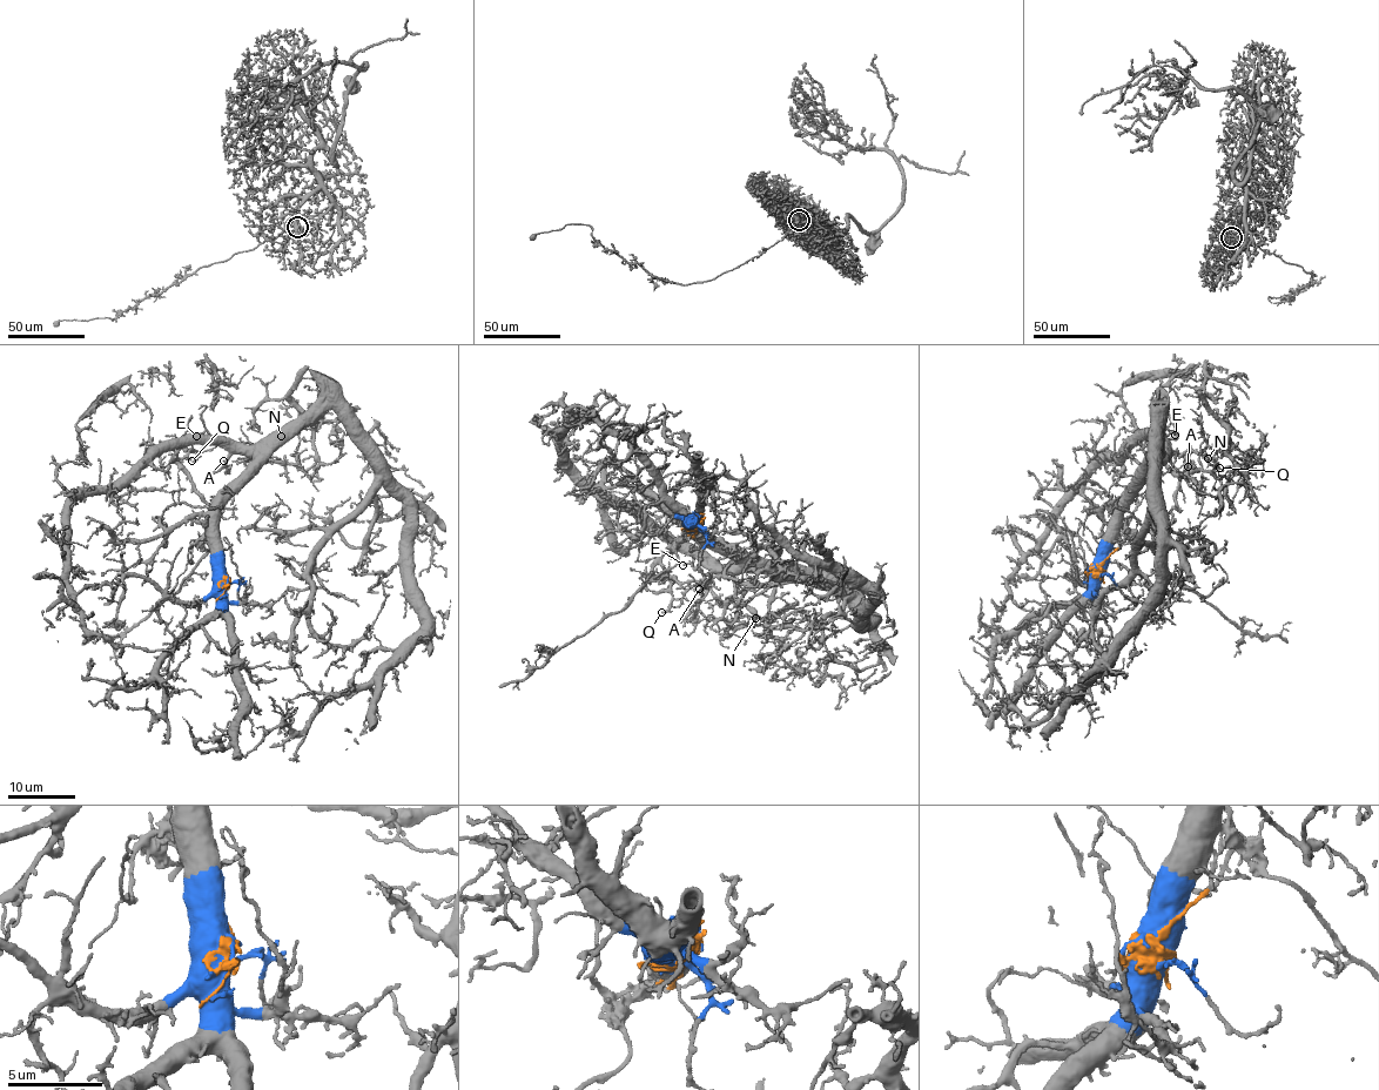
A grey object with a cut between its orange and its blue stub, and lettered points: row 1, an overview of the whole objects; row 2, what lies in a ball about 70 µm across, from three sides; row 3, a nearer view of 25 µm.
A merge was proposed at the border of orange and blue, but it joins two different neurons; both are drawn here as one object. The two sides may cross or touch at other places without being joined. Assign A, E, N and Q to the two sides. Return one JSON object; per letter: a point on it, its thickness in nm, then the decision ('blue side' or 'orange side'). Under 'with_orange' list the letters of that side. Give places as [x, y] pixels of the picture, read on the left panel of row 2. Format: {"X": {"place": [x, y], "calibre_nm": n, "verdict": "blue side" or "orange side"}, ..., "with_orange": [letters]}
{"A": {"place": [223, 461], "calibre_nm": 70, "verdict": "blue side"}, "E": {"place": [196, 436], "calibre_nm": 140, "verdict": "blue side"}, "N": {"place": [281, 436], "calibre_nm": 200, "verdict": "blue side"}, "Q": {"place": [192, 461], "calibre_nm": 220, "verdict": "blue side"}, "with_orange": []}

